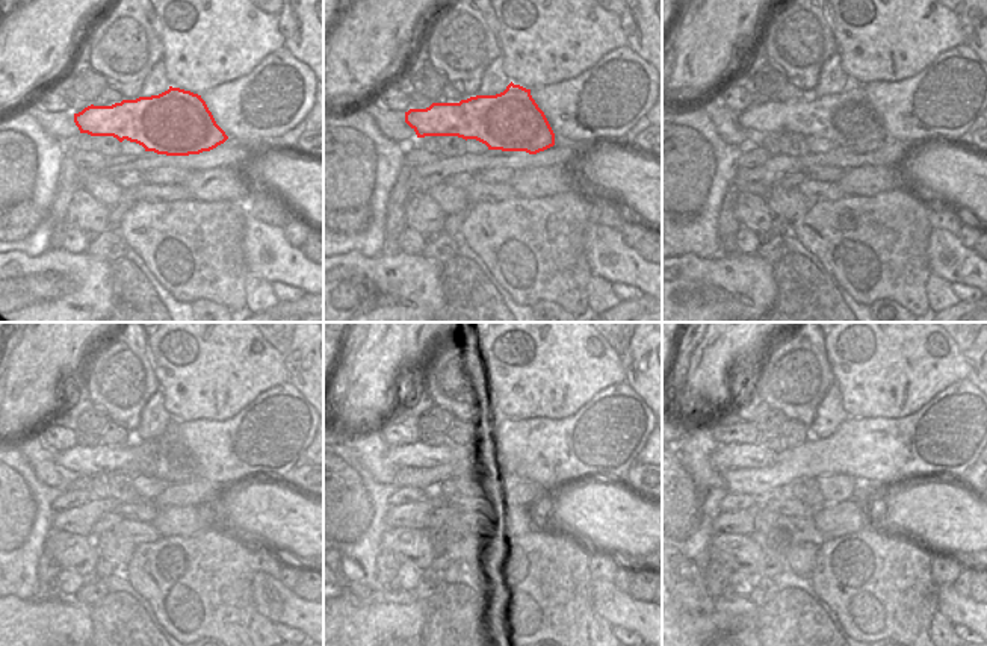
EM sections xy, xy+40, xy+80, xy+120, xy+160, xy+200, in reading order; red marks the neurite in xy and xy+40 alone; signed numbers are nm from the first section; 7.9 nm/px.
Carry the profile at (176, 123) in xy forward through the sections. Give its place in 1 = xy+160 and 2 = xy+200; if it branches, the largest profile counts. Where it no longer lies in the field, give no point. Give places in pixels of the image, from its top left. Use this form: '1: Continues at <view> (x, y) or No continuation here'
1: Continues at xy+160 (419, 456)
2: Continues at xy+200 (733, 456).

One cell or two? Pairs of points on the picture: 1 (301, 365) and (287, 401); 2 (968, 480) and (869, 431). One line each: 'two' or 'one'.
1: two
2: two

